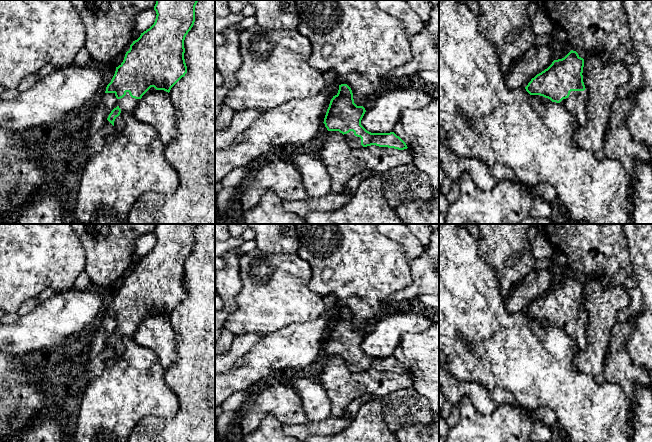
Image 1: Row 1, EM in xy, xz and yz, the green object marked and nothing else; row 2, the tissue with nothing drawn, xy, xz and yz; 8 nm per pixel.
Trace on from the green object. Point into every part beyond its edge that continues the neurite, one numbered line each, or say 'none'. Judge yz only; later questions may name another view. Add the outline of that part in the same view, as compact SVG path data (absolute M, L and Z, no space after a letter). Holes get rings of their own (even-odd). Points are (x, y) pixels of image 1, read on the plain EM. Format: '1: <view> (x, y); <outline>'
1: yz (576, 328); M587 314L571 315L568 322L563 323L559 329L563 330L575 343L578 351L587 348Z

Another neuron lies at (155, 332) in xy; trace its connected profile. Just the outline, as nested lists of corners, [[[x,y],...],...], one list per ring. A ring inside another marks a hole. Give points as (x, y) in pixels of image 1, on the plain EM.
[[[151,311],[140,323],[133,339],[152,350],[165,368],[177,361],[175,333],[168,316]]]

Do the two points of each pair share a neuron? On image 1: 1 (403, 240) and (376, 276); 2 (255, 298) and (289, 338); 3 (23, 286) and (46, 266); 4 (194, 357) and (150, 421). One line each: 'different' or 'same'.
1: different
2: different
3: same
4: same

